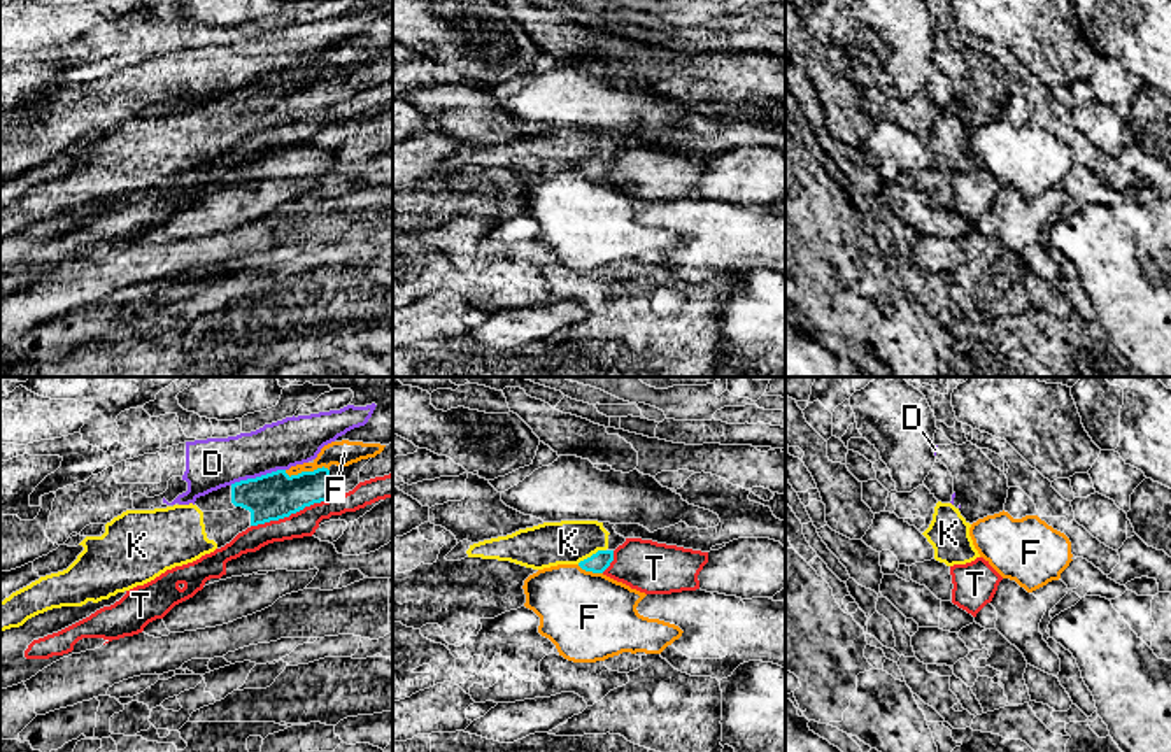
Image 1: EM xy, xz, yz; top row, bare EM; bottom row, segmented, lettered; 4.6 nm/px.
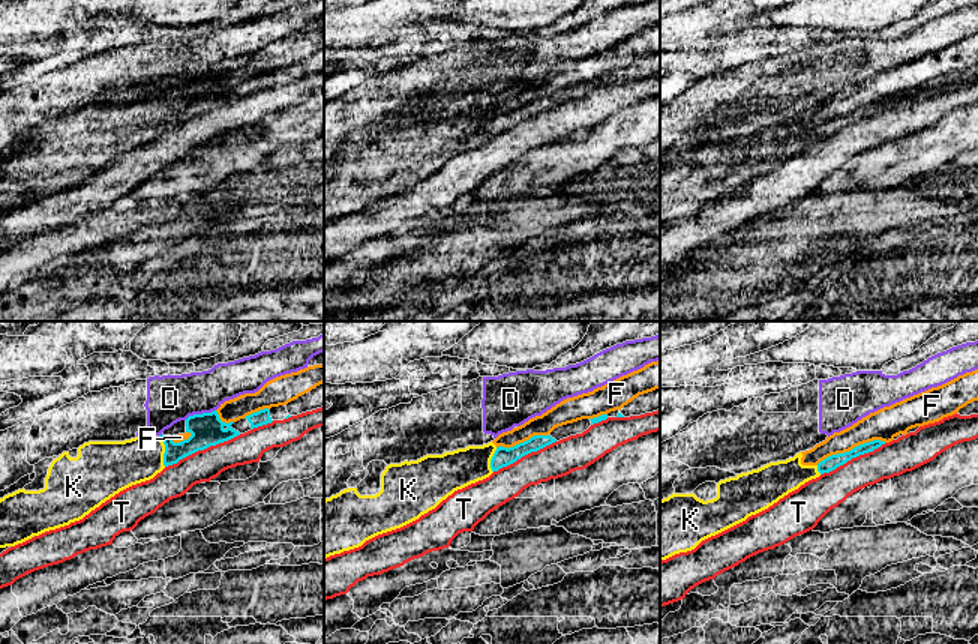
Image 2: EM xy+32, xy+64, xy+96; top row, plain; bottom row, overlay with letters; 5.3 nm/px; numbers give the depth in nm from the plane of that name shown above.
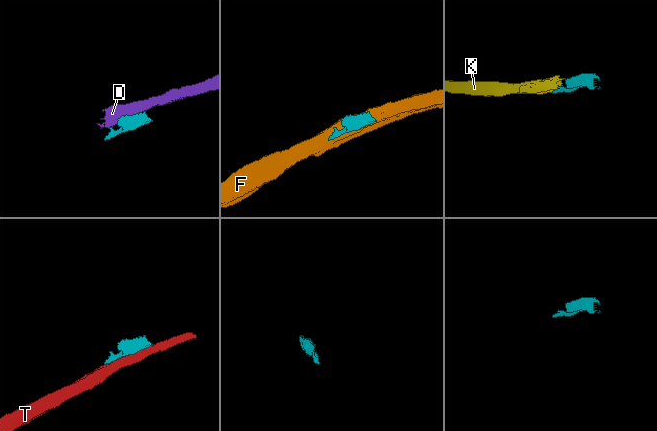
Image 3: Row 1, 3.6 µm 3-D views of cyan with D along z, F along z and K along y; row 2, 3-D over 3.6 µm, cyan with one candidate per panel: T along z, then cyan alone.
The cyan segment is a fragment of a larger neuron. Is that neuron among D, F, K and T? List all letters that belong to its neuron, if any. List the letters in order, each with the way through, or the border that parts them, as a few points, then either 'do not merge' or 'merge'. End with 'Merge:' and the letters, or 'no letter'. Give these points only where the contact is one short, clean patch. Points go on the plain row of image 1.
D: along xy (284, 76), (230, 92) | do not merge
F: do not merge
K: across xz (600, 169), (593, 162), (581, 149), (568, 149) | merge
T: do not merge
Merge: K

